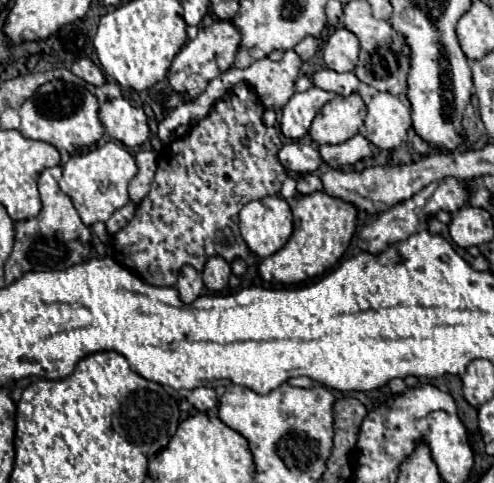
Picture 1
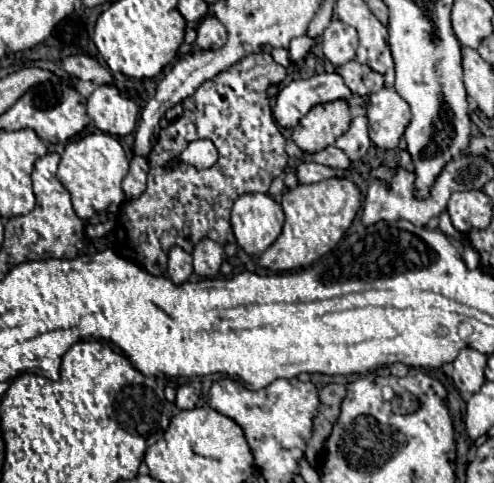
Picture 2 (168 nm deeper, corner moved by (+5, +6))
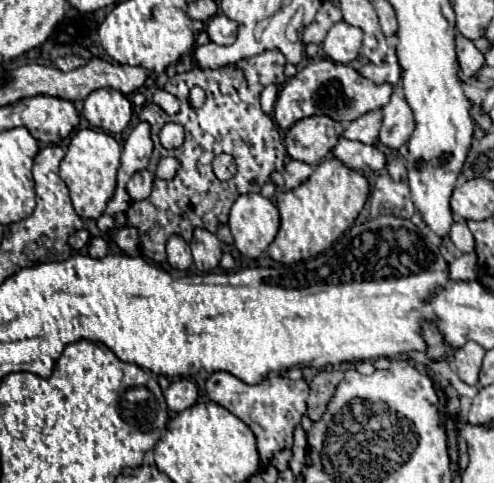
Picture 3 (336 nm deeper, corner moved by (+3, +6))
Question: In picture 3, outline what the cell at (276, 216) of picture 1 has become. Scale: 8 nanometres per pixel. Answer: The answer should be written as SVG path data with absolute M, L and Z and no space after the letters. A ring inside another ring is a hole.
M242 194L230 208L228 228L240 254L258 258L274 240L280 228L280 214L262 194Z

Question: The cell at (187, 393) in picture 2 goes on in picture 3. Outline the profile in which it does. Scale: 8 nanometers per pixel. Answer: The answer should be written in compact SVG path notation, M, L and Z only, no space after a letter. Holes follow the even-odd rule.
M182 378L182 380L172 382L164 390L164 398L166 398L166 404L168 404L168 408L172 412L180 412L180 410L186 410L188 406L196 404L198 390L196 390L196 386L190 380Z

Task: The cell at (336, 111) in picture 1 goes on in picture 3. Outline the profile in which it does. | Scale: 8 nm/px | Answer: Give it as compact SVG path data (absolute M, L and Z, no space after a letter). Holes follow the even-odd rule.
M312 116L296 122L284 136L286 152L292 160L316 166L332 152L342 134L342 124L328 116Z

